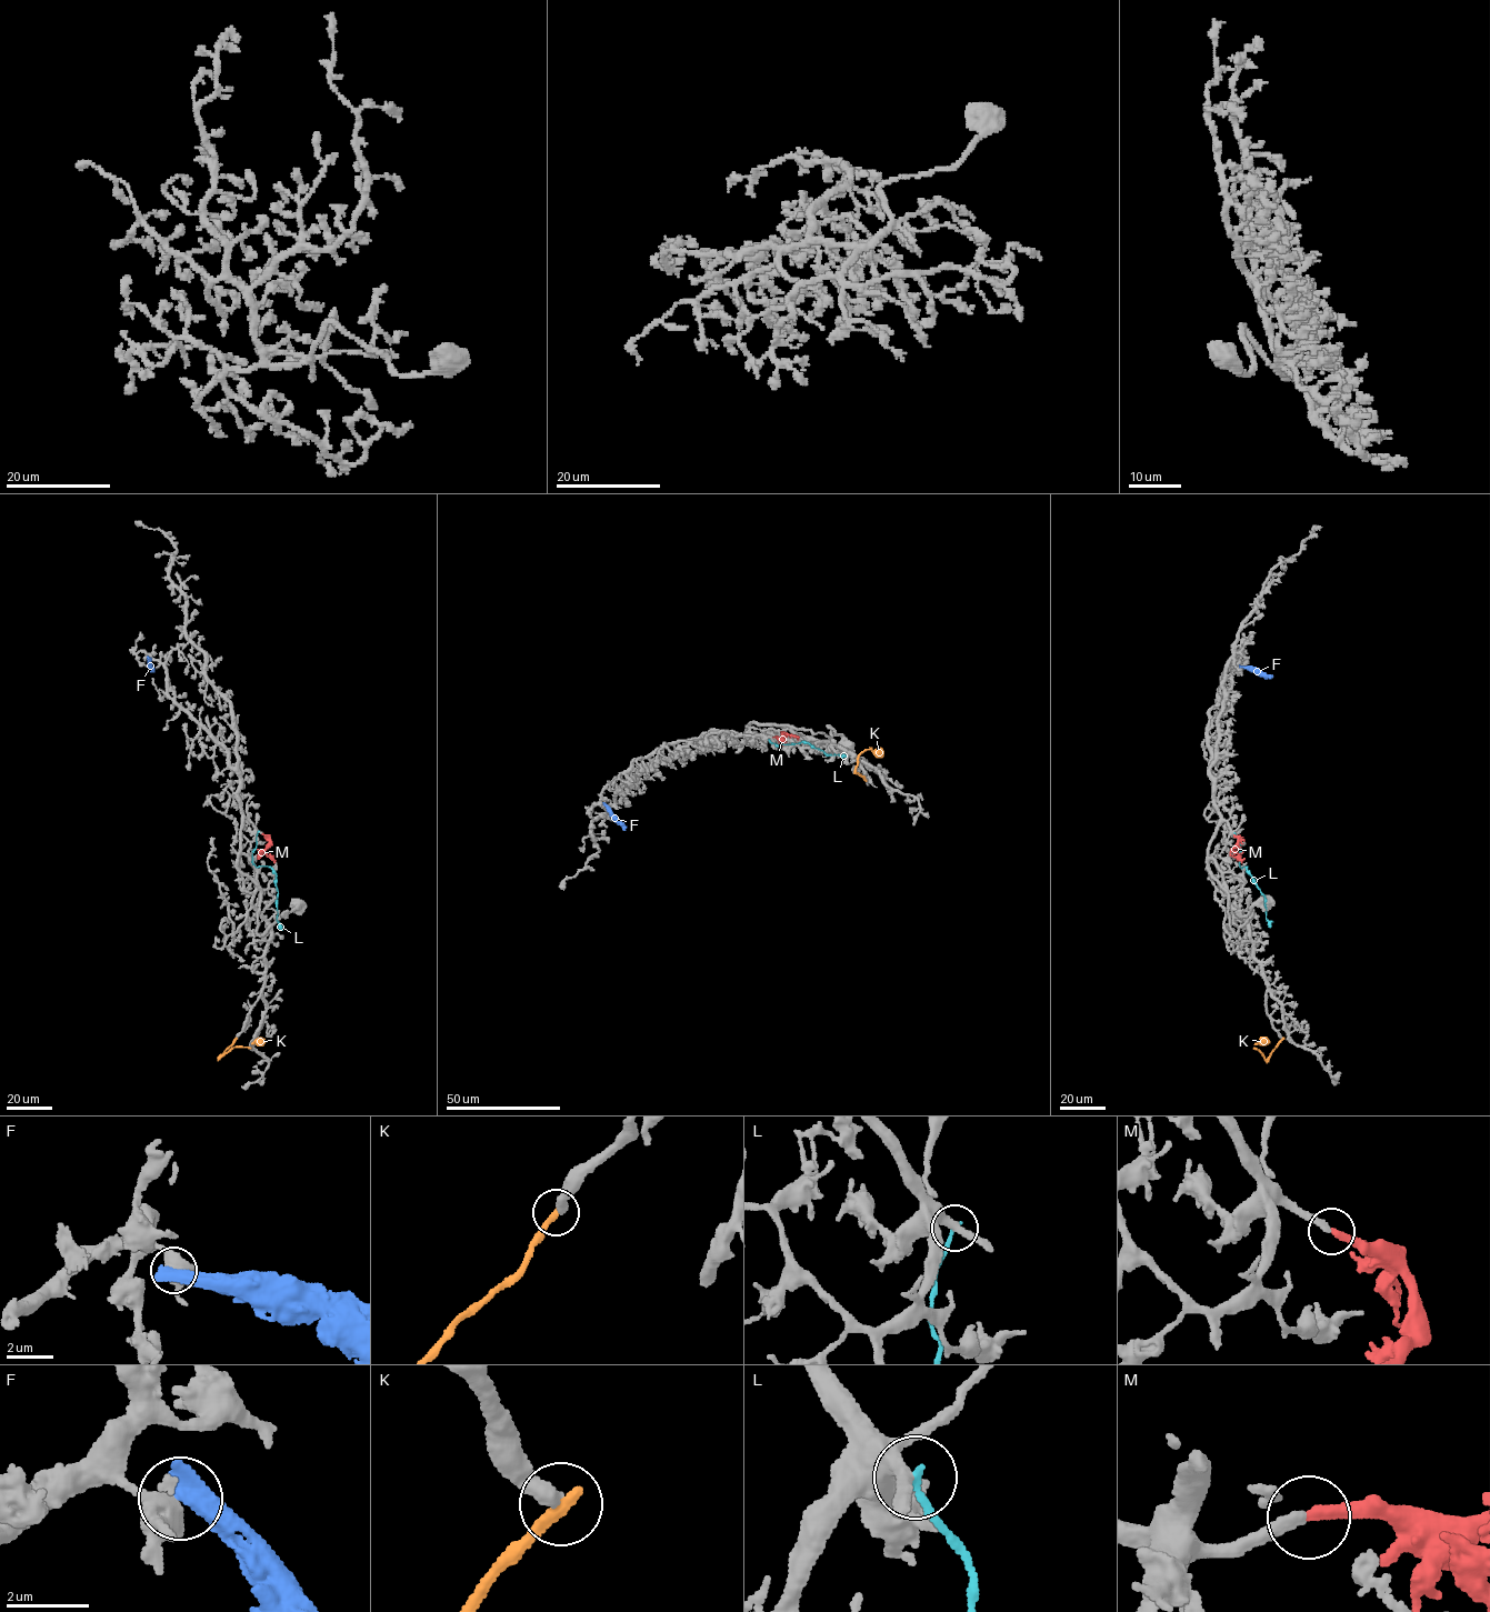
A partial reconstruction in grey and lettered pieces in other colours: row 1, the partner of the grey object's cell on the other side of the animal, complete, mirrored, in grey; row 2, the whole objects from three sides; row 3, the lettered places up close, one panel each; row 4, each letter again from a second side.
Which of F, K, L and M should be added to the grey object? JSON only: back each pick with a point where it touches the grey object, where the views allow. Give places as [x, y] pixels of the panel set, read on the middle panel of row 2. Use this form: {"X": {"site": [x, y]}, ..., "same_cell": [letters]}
{"M": {"site": [772, 737]}, "same_cell": ["M"]}

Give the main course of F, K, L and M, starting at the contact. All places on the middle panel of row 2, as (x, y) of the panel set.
F: (603, 803), (624, 830)
K: (864, 780), (856, 773), (858, 757), (870, 748), (882, 753)
L: (769, 740), (777, 746), (803, 742), (827, 754), (847, 756)
M: (772, 738), (784, 737), (782, 731), (798, 739)

